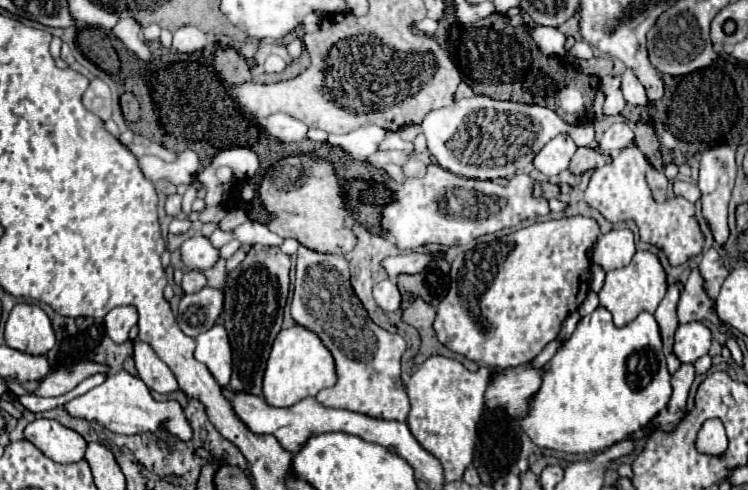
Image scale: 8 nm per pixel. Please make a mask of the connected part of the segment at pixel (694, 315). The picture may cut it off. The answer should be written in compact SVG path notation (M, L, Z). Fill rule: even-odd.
M694 268L690 272L690 276L684 284L684 292L682 292L680 302L678 302L678 320L680 320L680 324L692 322L692 320L708 320L724 334L728 334L728 330L730 330L718 318L718 314L714 310L714 302L704 290L704 280L702 280L698 268Z

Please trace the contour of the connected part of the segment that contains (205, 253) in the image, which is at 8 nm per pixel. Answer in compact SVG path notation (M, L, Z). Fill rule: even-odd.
M196 234L180 246L180 256L182 256L182 262L190 270L200 270L202 272L202 270L208 270L216 264L218 250L210 244L208 238Z

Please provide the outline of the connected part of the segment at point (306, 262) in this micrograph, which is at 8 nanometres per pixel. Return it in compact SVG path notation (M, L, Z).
M304 246L298 248L292 318L296 324L314 330L336 360L338 382L318 392L316 400L320 404L382 420L406 420L410 404L400 378L400 360L406 352L406 342L402 336L386 332L368 318L350 286L350 268L344 256L318 254Z

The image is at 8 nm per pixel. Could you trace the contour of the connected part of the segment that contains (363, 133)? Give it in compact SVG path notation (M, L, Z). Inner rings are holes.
M370 124L370 126L362 126L358 130L352 130L348 134L342 134L342 136L332 134L332 136L328 136L328 144L342 148L354 160L364 160L378 150L378 146L386 138L386 134L388 134L388 130Z

